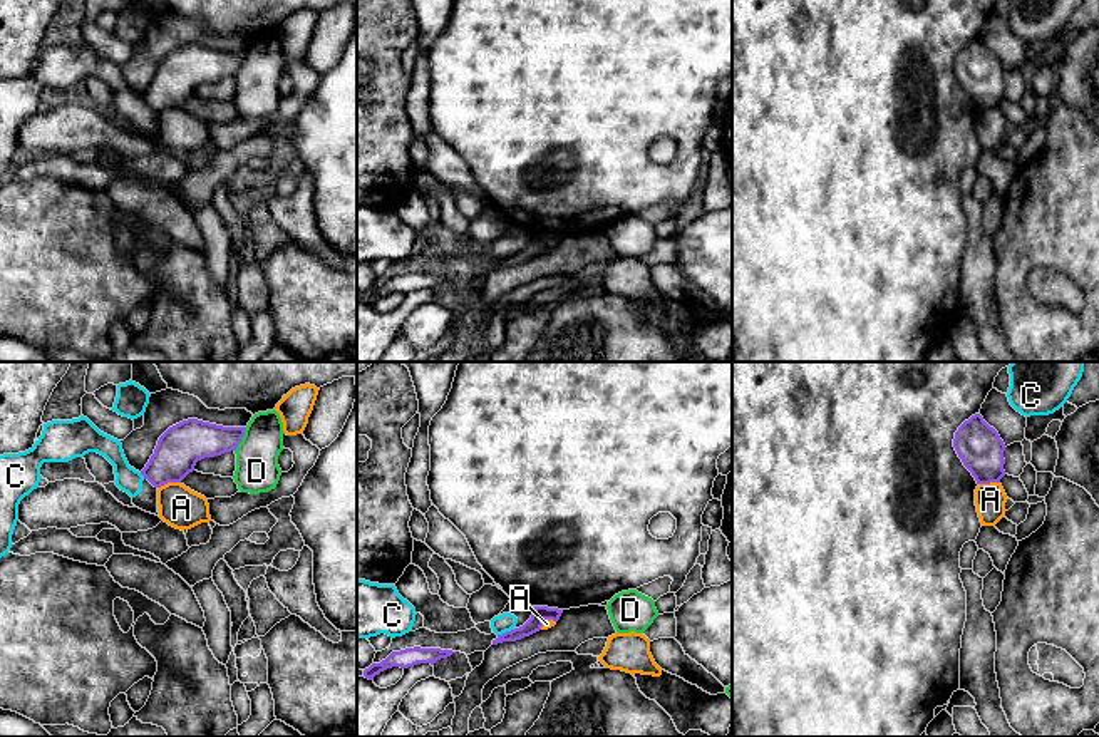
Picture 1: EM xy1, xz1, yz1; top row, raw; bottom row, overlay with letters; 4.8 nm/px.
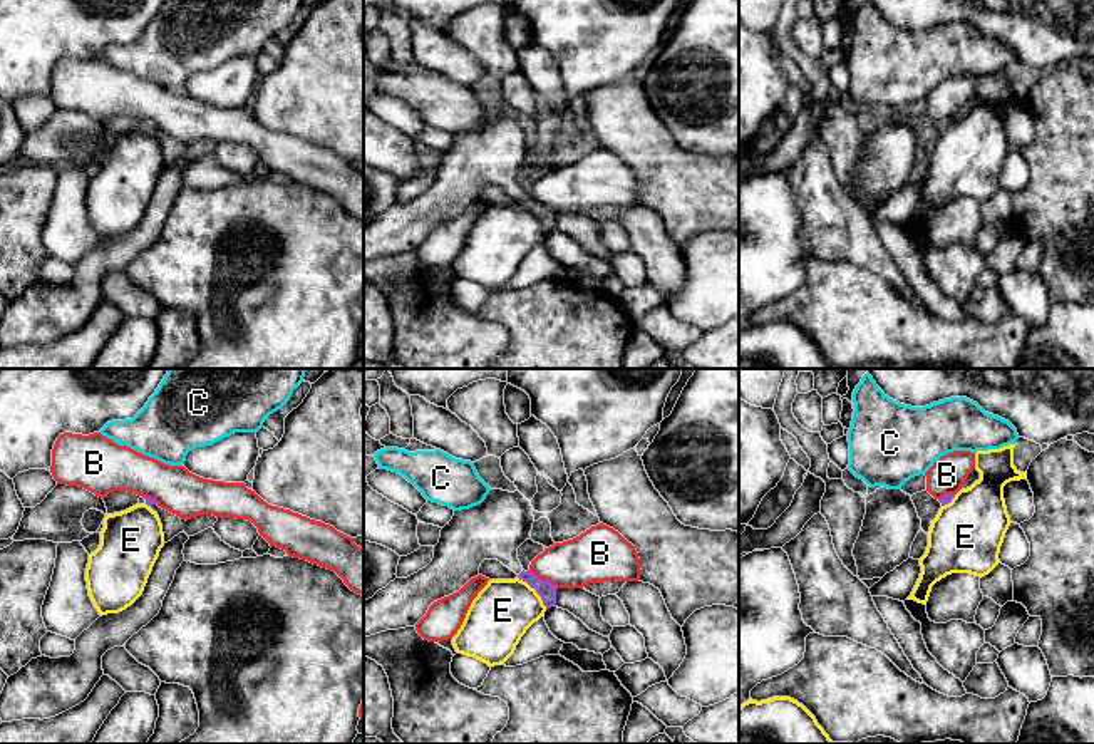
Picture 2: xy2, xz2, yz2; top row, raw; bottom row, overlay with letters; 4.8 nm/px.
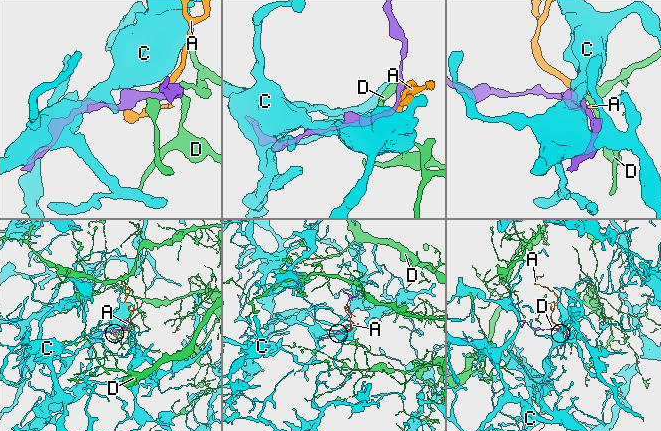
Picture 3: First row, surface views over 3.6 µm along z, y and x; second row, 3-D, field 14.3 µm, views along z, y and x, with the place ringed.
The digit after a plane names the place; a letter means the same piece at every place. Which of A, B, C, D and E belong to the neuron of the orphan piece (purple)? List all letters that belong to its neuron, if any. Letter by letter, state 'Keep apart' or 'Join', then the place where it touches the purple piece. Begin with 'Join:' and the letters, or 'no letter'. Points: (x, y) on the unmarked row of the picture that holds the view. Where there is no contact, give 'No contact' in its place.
Join: no letter
A: Keep apart. Touches purple at xy1 (168, 106)
B: Keep apart. Touches purple at xz2 (543, 205)
C: Keep apart. Touches purple at xz1 (506, 257)
D: Keep apart. Touches purple at xy1 (242, 62)
E: Keep apart. Touches purple at xz2 (535, 213)

